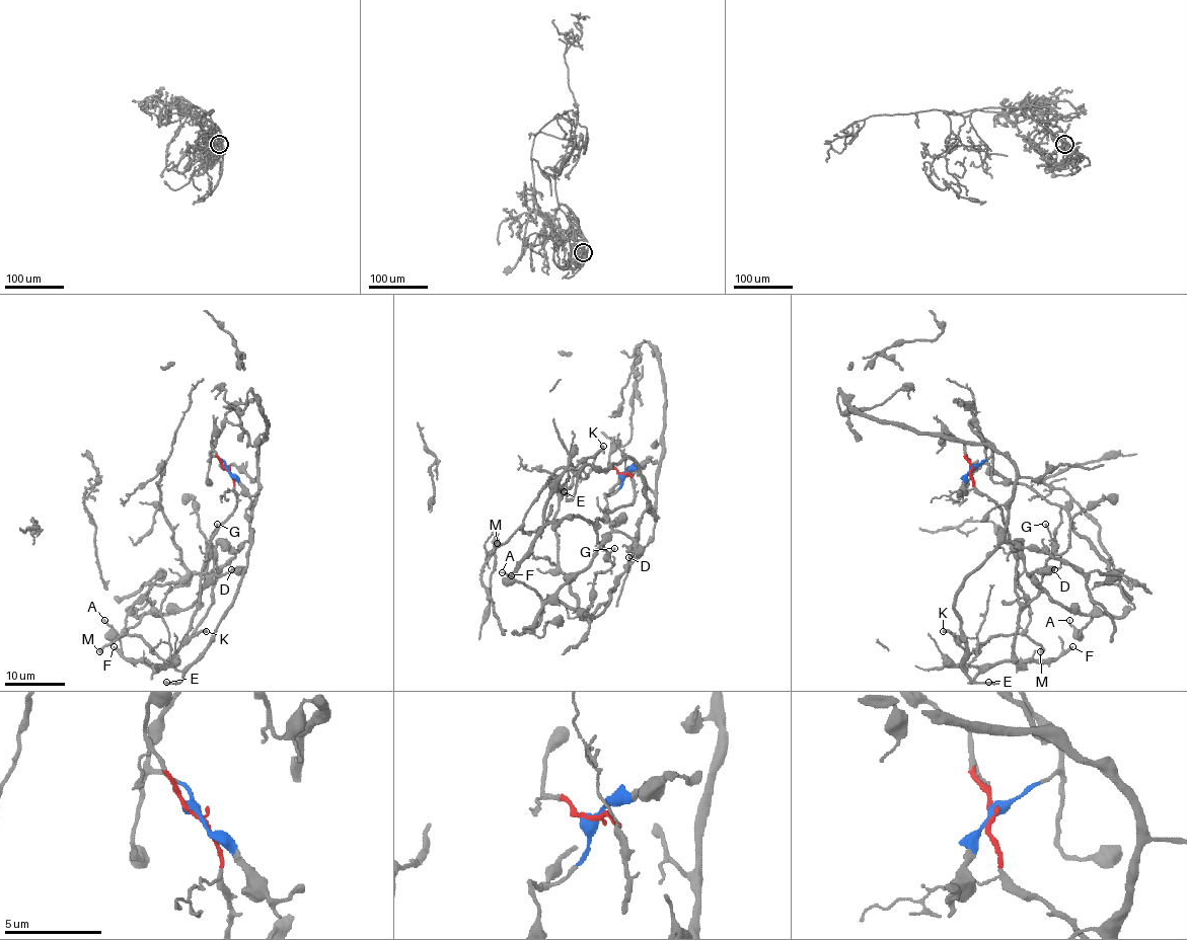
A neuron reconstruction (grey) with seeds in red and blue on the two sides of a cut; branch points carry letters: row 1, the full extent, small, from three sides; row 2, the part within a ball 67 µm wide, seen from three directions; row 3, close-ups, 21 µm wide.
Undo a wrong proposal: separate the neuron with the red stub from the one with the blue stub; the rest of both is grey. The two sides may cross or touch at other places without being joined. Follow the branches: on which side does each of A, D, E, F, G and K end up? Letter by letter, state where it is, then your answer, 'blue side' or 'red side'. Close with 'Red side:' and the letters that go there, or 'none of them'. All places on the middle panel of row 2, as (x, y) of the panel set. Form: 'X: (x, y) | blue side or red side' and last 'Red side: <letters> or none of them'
A: (502, 572) | red side
D: (628, 557) | red side
E: (564, 491) | blue side
F: (511, 575) | red side
G: (614, 548) | red side
K: (603, 446) | red side
Red side: A, D, F, G, K

